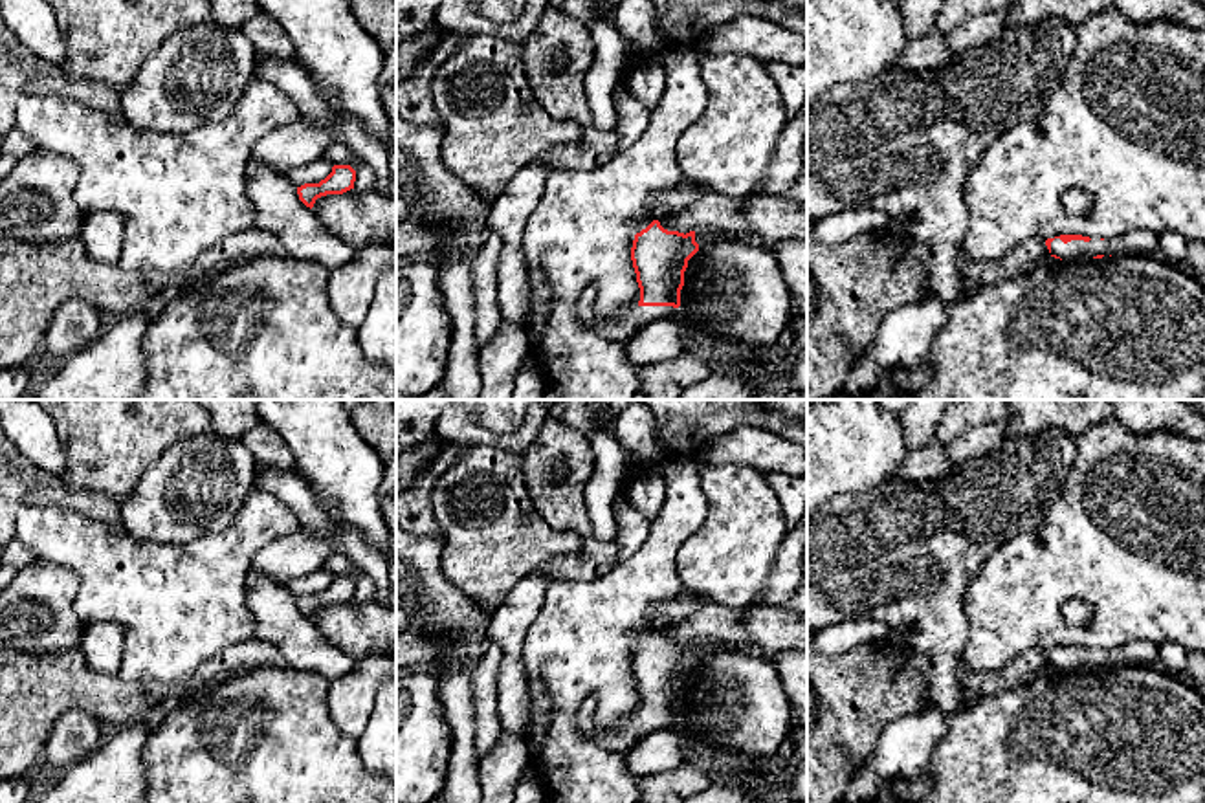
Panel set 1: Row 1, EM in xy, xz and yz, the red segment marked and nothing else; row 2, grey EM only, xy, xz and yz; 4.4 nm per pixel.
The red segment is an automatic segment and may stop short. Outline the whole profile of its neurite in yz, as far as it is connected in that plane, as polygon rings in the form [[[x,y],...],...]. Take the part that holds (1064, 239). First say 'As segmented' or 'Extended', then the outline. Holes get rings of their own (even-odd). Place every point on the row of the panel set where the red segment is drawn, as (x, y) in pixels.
Extended. [[[1143,229],[1130,231],[1115,240],[1060,235],[1047,238],[1045,246],[1051,257],[1060,260],[1089,260],[1111,255],[1159,255],[1157,235]]]

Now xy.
Extended. [[[326,156],[295,167],[286,176],[297,187],[299,200],[310,209],[317,198],[343,194],[354,189],[356,182],[356,170],[350,165],[334,165]]]

